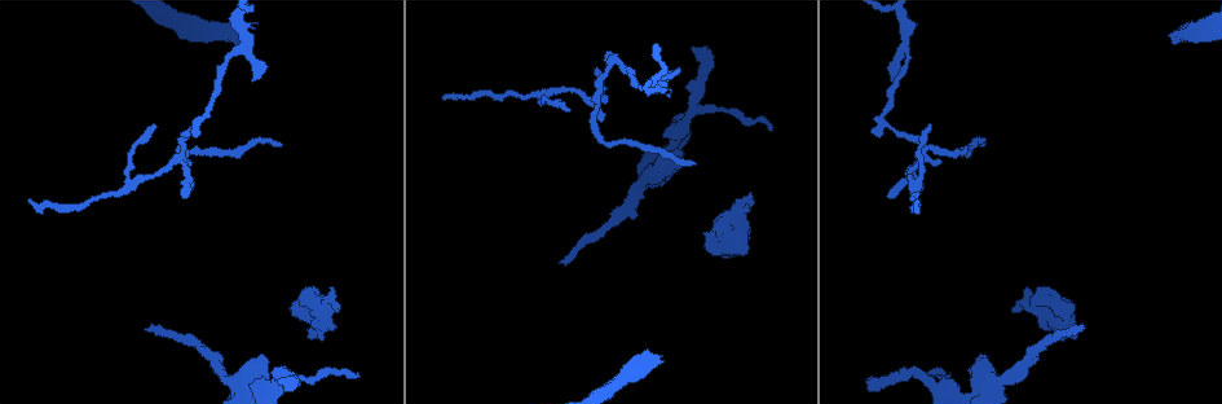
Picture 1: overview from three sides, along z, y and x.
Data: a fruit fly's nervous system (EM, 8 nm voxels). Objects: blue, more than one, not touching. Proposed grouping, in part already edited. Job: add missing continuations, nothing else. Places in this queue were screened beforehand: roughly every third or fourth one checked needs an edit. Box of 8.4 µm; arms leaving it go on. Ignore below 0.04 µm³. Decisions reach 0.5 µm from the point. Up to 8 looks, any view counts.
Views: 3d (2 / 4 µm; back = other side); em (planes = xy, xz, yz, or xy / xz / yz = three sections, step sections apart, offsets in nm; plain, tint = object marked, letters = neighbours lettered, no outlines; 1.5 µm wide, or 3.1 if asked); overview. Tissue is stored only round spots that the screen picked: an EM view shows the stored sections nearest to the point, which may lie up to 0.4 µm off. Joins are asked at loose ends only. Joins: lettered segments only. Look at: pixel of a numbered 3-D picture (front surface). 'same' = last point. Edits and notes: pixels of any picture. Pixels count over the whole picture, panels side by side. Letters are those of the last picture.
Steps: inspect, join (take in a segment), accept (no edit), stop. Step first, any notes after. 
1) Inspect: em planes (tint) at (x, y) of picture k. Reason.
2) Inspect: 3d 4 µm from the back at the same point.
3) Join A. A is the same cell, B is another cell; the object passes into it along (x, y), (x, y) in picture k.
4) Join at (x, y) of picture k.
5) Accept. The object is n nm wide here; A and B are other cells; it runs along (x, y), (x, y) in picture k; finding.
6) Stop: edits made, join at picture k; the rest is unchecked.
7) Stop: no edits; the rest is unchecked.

Inspect: 3d 2 µm at (691, 47) of picture 1. An open end.

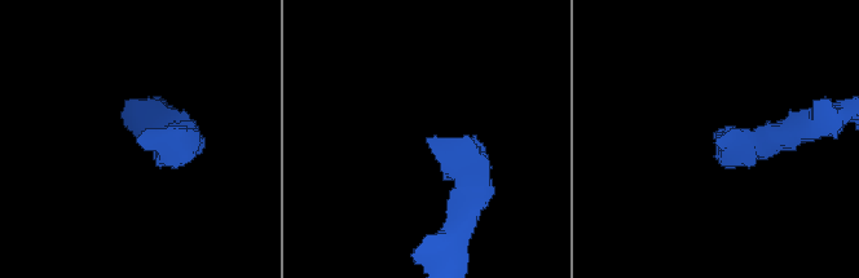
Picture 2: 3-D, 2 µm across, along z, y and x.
Inspect: em planes (plain) at (139, 138) of picture 2.

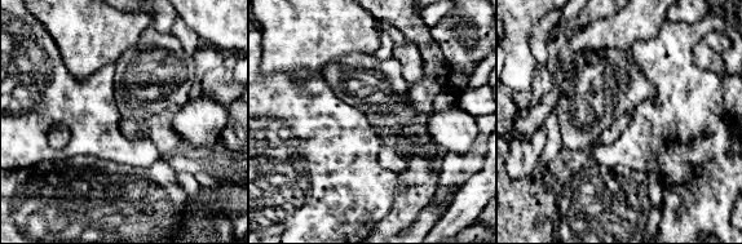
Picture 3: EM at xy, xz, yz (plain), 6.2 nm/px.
Inspect: em planes (letters) at the same point.

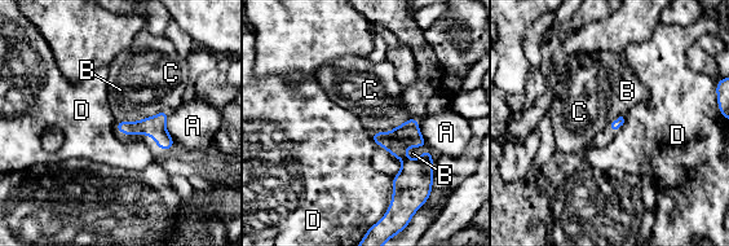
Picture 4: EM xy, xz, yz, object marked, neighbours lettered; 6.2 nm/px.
Accept. A, B, C and D are other cells; it runs along (119, 124), (153, 127), (169, 143) in picture 4; none of them fits.

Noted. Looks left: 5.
Inspect: 3d 2 µm at (281, 145) of picture 1. An open end.

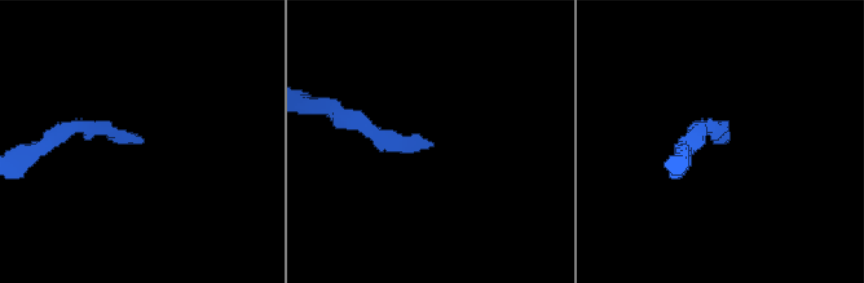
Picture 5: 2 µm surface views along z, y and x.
Inspect: em planes (tint) at (426, 146) of picture 5. Now the EM.

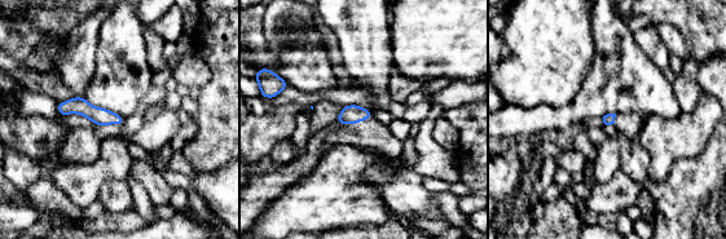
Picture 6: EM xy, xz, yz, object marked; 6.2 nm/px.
Inspect: em planes (letters) at the same point. See the neighbours.

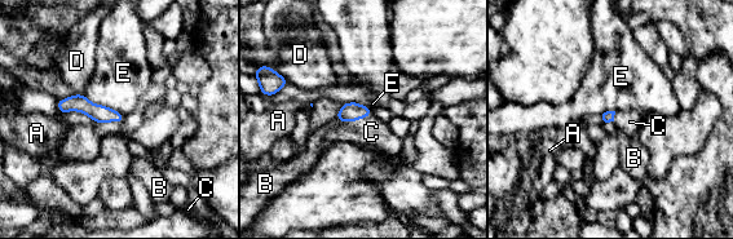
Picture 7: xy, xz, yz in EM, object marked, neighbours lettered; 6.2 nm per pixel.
Join C. The longest contact is with E, 280 nm; C is the same cell, A, B, D and E are other cells; the object passes into it along (352, 111), (358, 119), (371, 132) in picture 7; the cell continues.

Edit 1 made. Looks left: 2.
Stop: edits made, join at picture 7; the rest is unchecked.

